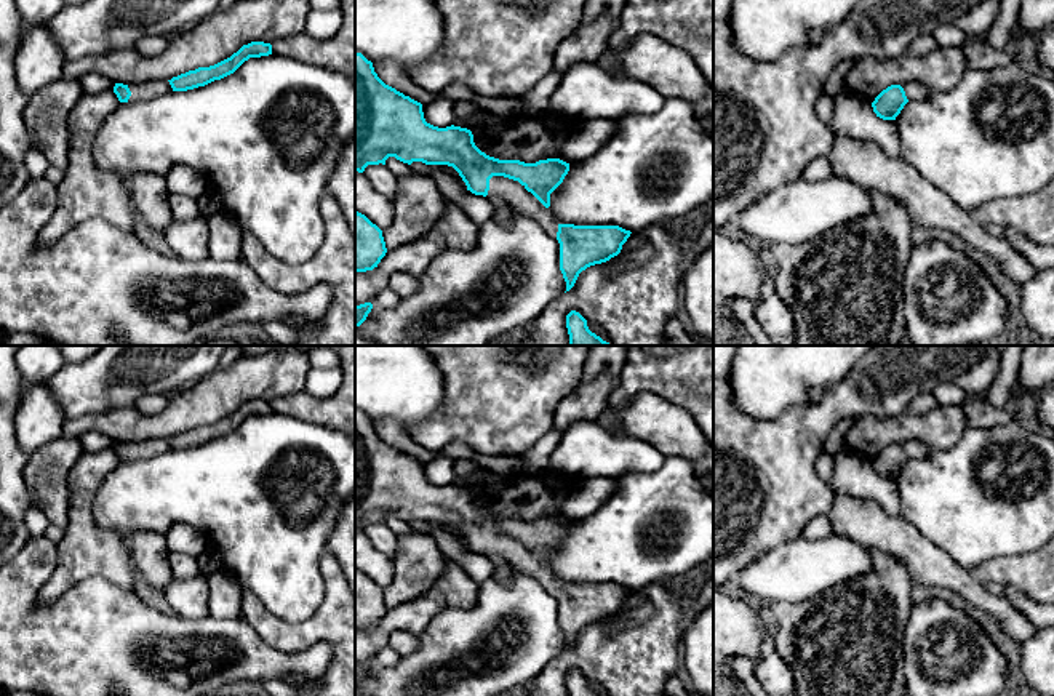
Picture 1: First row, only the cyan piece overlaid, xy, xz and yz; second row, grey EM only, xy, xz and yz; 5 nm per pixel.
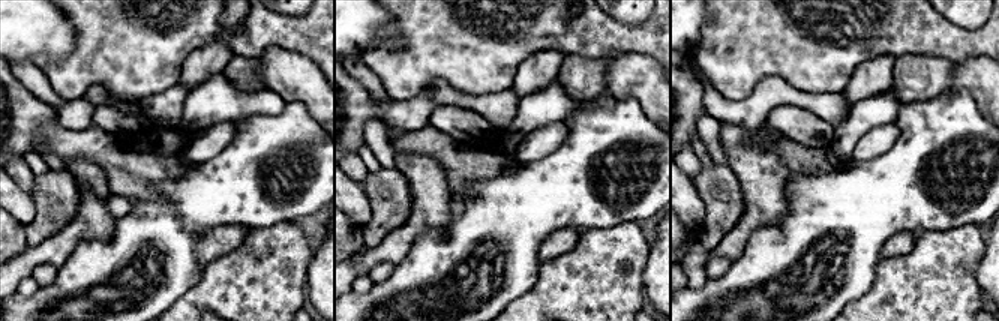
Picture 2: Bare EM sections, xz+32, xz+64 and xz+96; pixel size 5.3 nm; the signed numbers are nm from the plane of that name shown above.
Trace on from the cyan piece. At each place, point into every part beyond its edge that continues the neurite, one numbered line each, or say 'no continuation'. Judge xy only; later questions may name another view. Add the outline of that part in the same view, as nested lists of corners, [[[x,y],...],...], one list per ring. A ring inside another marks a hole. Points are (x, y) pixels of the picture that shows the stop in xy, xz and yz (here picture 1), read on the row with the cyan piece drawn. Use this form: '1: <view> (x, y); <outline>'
1: xy (149, 90); [[[147,82],[142,85],[128,85],[131,96],[128,102],[136,102],[136,101],[149,101],[157,98],[162,93],[173,91],[170,82]]]

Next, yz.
1: yz (915, 92); [[[918,82],[905,83],[902,88],[908,101],[921,101],[929,94],[929,90]]]

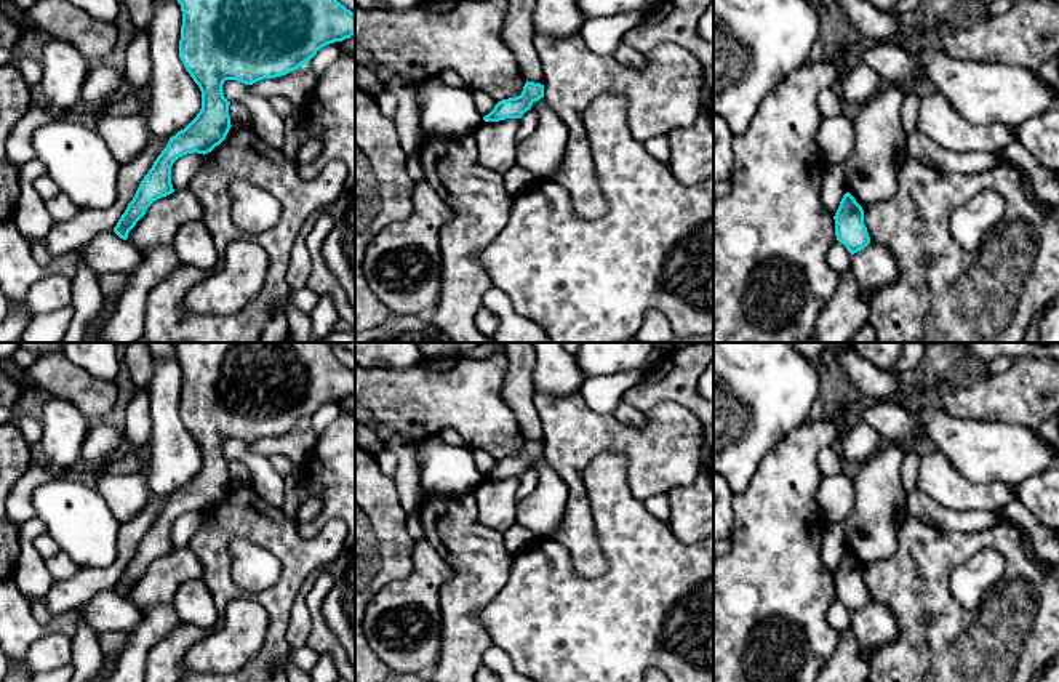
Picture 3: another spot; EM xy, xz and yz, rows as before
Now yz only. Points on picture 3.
no continuation

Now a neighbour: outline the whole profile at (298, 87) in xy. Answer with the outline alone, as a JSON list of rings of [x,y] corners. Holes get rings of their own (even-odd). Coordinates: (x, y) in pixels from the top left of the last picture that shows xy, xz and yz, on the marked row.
[[[293,70],[275,78],[264,78],[248,85],[251,93],[267,99],[283,96],[294,106],[304,106],[314,94],[318,77],[312,70]]]

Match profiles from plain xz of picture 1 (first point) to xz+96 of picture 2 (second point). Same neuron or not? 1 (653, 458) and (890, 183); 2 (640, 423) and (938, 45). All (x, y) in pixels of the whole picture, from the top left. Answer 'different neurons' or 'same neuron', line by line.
1: different neurons
2: different neurons

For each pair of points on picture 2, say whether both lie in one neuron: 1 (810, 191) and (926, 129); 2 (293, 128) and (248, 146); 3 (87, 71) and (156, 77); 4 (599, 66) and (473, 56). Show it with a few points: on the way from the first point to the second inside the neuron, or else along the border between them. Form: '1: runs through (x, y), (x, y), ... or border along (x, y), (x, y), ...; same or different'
1: runs through (839, 191), (866, 191), (899, 158); same
2: runs through (282, 138), (275, 146), (258, 146); same
3: runs through (104, 71), (140, 71); same
4: border along (566, 54), (600, 59); different

